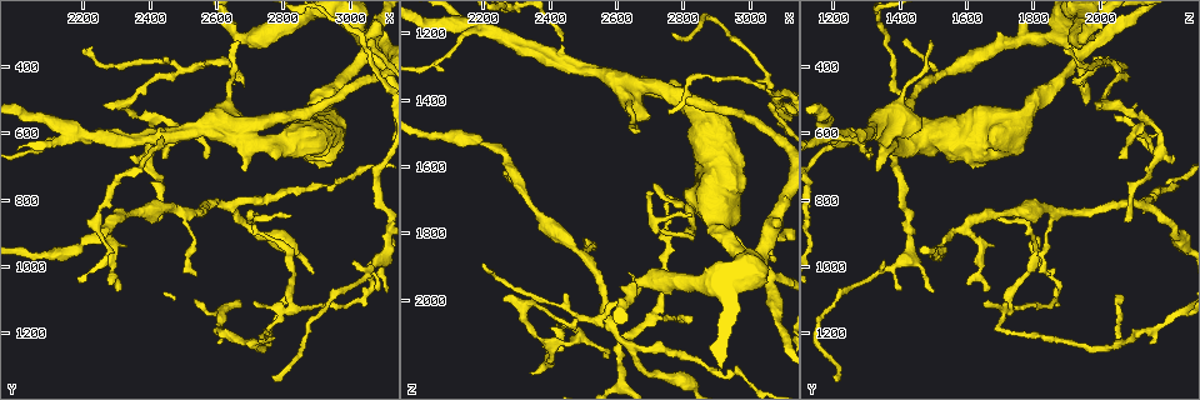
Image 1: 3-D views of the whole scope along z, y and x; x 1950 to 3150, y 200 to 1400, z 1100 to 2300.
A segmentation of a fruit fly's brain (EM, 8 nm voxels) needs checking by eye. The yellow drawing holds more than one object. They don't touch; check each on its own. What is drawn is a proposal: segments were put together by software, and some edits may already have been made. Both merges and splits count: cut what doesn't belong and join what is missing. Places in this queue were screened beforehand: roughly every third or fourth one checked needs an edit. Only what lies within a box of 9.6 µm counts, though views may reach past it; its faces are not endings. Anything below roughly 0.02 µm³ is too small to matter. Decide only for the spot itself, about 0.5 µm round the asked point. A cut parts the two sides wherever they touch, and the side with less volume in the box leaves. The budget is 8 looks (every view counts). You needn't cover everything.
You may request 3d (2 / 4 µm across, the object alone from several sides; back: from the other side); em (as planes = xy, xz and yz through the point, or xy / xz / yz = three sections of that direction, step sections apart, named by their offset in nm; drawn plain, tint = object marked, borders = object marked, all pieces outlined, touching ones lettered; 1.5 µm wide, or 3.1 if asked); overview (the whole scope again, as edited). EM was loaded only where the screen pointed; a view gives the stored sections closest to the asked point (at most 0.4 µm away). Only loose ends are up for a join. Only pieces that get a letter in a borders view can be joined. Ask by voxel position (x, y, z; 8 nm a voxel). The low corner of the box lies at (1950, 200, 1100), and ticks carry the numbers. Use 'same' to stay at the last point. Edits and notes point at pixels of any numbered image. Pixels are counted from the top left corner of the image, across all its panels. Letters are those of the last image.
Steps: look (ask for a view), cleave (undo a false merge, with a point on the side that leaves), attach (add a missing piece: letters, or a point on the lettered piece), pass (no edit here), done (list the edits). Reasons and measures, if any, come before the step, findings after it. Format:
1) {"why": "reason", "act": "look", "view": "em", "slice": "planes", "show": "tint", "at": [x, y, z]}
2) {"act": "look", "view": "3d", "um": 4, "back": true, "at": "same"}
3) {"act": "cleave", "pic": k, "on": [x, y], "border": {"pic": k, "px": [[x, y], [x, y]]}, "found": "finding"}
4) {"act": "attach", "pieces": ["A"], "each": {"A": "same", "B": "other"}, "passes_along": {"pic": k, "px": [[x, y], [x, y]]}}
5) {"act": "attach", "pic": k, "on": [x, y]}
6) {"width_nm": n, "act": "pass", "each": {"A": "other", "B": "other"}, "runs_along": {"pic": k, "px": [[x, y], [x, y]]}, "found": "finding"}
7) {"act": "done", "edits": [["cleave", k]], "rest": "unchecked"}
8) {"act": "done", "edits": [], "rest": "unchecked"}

{"why": "branch stops here", "act": "look", "view": "3d", "um": 2, "back": true, "at": [2830, 840, 1730]}

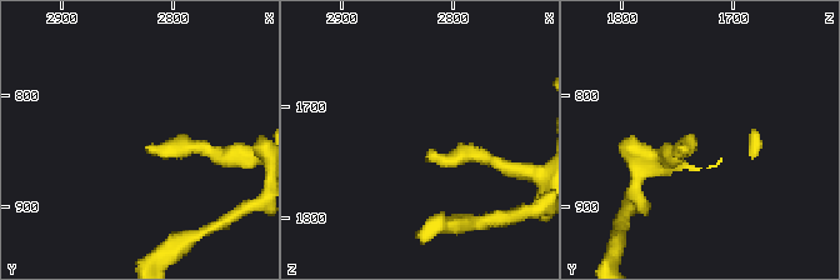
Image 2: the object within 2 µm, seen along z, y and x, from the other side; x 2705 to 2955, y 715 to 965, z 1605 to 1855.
{"act": "look", "view": "em", "slice": "xz", "step": 4, "show": "borders", "at": [2824, 852, 1740]}

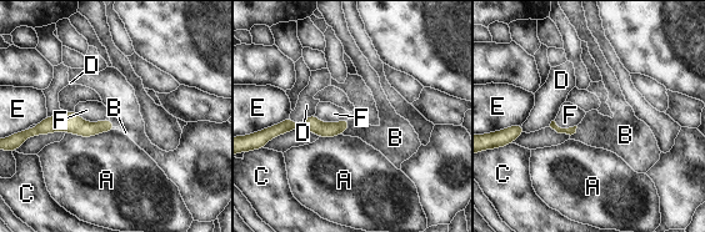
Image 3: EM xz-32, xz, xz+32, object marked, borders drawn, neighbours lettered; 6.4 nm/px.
{"act": "look", "view": "em", "slice": "planes", "show": "borders", "at": "same"}

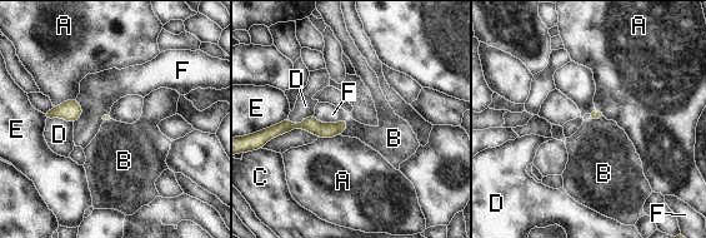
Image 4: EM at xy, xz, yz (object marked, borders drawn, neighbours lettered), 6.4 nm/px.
{"longest_contact_nm": ["F", 220], "act": "pass", "each": {"A": "other", "B": "other", "C": "other", "D": "other", "E": "other", "F": "other"}, "found": "none of them fits"}

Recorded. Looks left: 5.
{"why": "abrupt turn", "act": "look", "view": "3d", "um": 4, "at": [2820, 1120, 1730]}

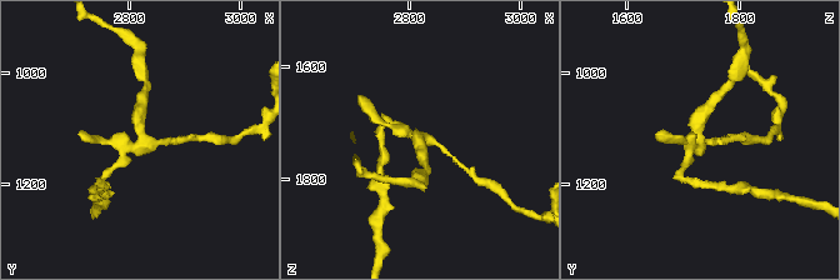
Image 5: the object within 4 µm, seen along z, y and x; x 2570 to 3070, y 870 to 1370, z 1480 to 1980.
{"why": "need the tissue", "act": "look", "view": "em", "slice": "yz", "step": 4, "show": "borders", "at": [2820, 1125, 1725]}

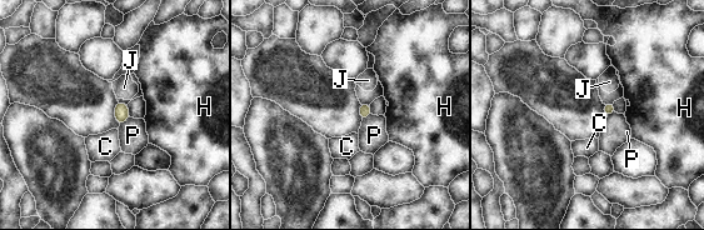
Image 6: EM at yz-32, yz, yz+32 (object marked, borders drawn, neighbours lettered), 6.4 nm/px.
{"why": "cut it another way", "act": "look", "view": "em", "slice": "planes", "show": "borders", "at": "same"}

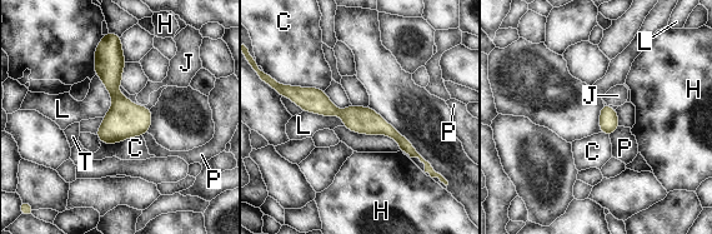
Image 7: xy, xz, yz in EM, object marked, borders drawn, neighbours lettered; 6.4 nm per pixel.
{"width_nm": 180, "act": "pass", "each": {"C": "other", "H": "other", "J": "other", "L": "other", "P": "other", "T": "other"}, "border": {"pic": 7, "px": [[302, 110], [337, 115], [344, 125]]}, "found": "all the same neuron"}

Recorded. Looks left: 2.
{"why": "thin neck", "act": "look", "view": "em", "slice": "xz", "step": 8, "show": "borders", "at": [3080, 990, 1810]}

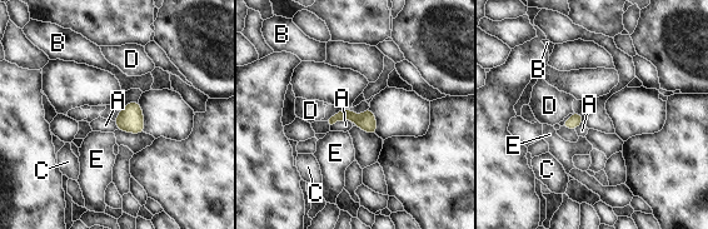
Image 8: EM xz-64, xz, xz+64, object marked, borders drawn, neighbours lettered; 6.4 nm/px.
{"act": "pass", "each": {"A": "other", "B": "other", "C": "other", "D": "other", "E": "other"}, "found": "continuous, no second neuron"}

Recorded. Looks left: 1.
{"act": "done", "edits": [], "rest": "unchecked"}

